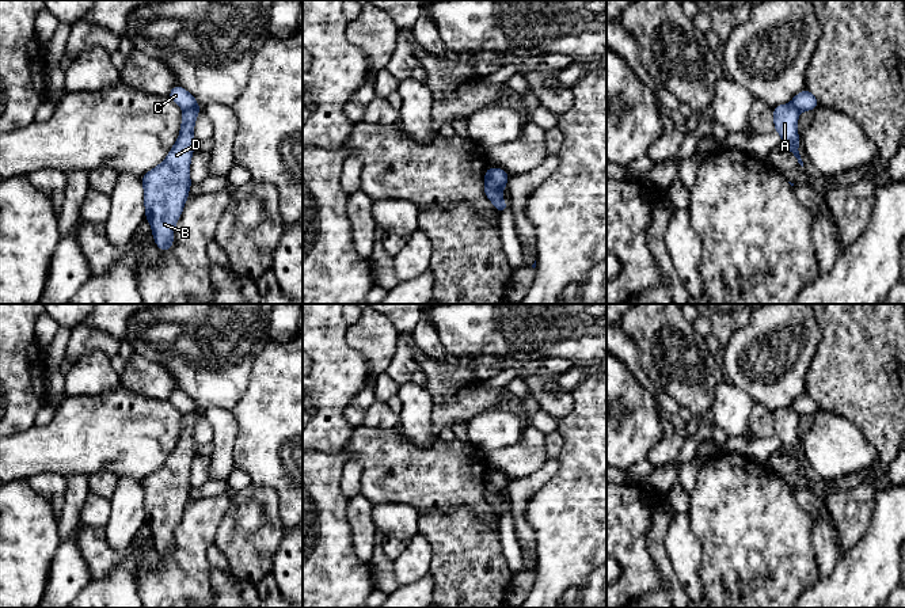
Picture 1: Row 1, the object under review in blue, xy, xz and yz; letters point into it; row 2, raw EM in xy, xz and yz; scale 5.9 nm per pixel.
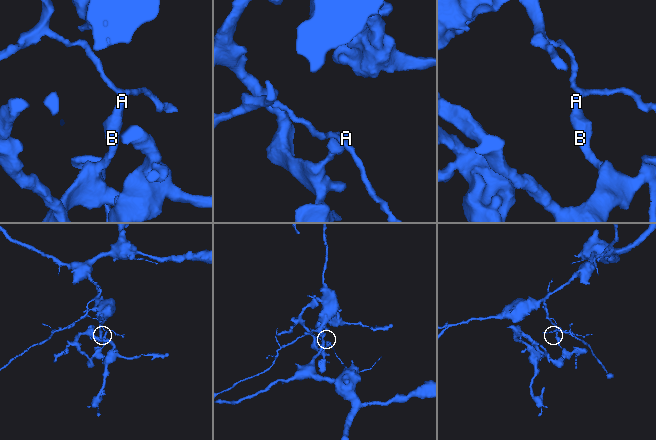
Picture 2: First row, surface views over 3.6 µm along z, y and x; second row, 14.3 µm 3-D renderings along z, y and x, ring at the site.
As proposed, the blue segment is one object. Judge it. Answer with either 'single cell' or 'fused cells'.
fused cells

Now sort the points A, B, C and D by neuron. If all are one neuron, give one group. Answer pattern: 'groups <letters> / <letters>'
groups A B D / C

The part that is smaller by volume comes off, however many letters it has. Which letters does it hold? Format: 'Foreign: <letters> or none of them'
Foreign: A, B, D

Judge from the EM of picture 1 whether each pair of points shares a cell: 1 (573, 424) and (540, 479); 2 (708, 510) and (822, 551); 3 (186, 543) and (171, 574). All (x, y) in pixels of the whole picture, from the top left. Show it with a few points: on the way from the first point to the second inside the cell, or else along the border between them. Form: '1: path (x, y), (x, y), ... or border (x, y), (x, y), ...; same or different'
1: border (558, 458), (558, 471), (542, 487); different
2: border (812, 520), (812, 548), (820, 577); different
3: path (186, 553), (186, 569), (181, 574); same

